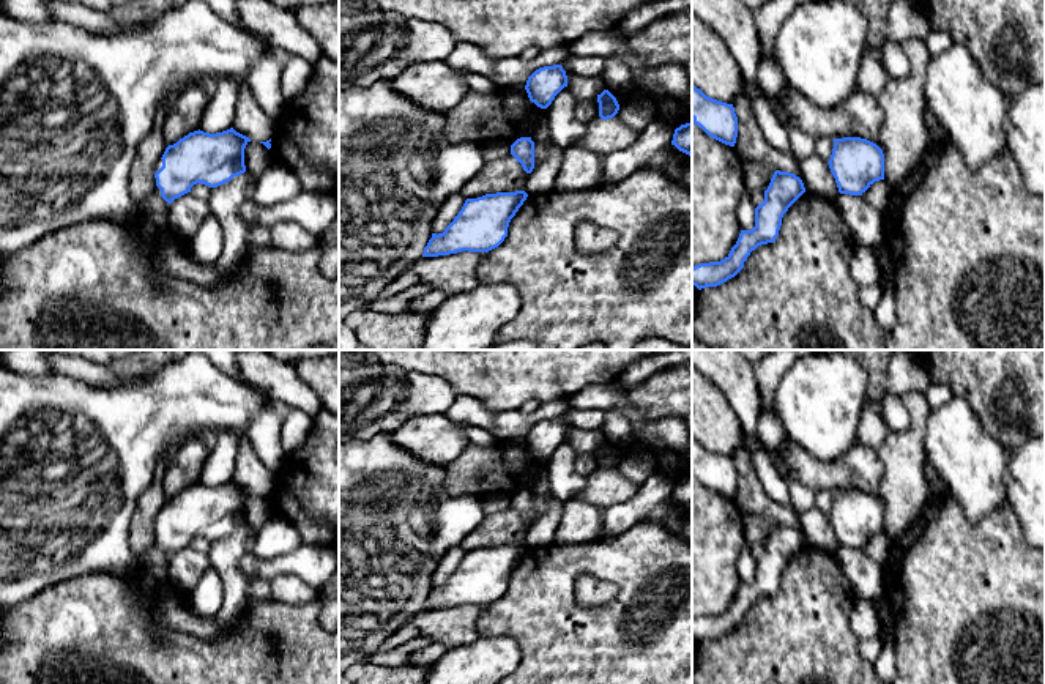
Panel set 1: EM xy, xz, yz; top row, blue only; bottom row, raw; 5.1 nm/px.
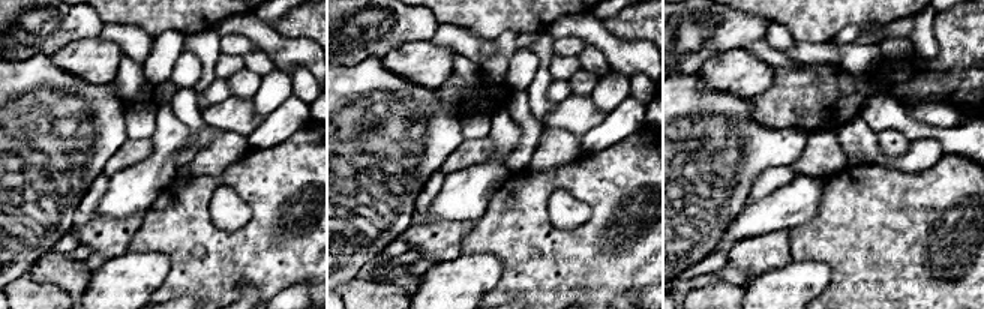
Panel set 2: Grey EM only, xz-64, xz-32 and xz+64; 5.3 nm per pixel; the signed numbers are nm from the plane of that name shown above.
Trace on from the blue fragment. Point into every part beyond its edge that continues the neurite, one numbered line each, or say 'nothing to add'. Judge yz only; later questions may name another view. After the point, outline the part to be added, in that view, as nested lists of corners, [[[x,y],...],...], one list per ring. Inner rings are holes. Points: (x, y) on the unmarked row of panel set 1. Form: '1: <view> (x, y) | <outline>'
nothing to add

